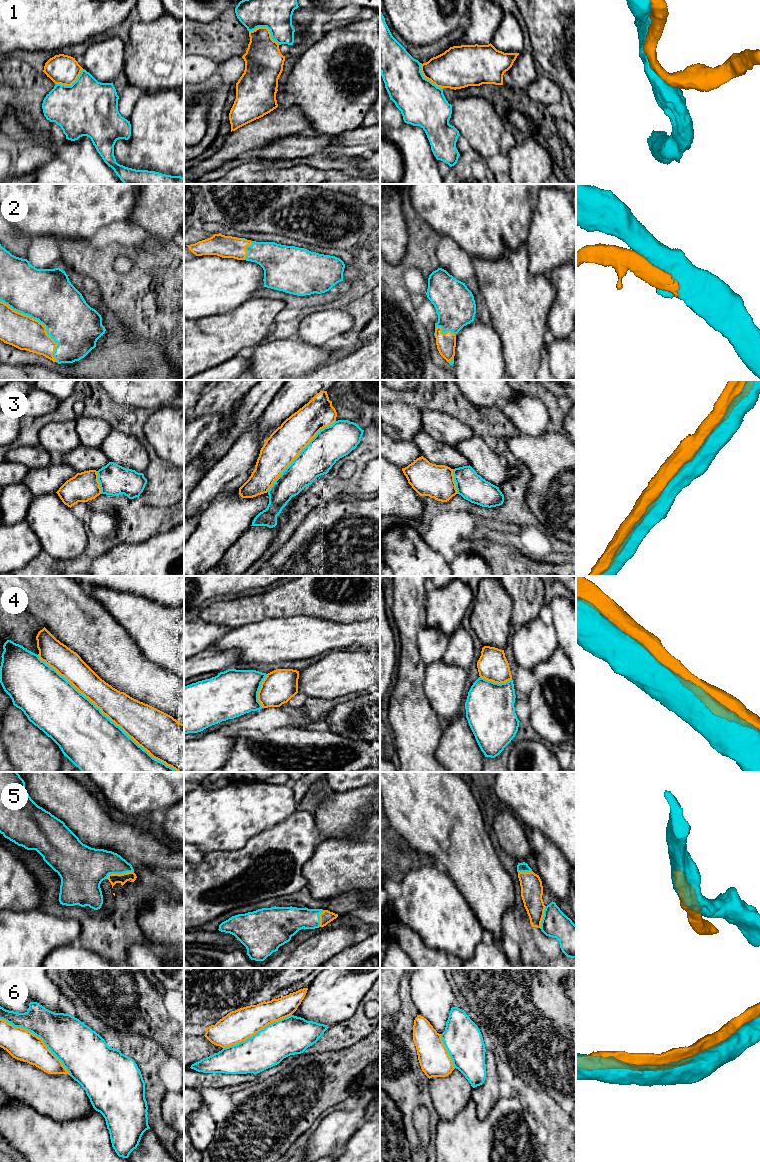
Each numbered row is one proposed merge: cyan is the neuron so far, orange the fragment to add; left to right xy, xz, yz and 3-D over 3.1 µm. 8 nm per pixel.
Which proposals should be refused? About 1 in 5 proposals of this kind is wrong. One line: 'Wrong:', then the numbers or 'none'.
Wrong: 3

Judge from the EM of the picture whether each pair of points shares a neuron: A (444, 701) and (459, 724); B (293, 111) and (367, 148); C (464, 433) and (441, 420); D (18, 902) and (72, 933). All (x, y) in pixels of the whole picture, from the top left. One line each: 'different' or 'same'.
A: different
B: same
C: same
D: different

